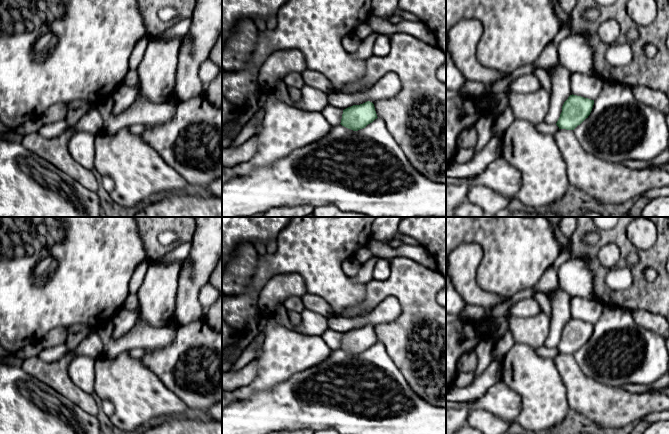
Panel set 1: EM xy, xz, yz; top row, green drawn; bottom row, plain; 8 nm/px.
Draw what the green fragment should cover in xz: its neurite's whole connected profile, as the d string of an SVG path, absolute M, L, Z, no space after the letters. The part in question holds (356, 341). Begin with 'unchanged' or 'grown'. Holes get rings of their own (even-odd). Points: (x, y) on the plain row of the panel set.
unchanged | M367 325L360 329L353 329L343 334L341 349L358 355L377 343L374 328Z

